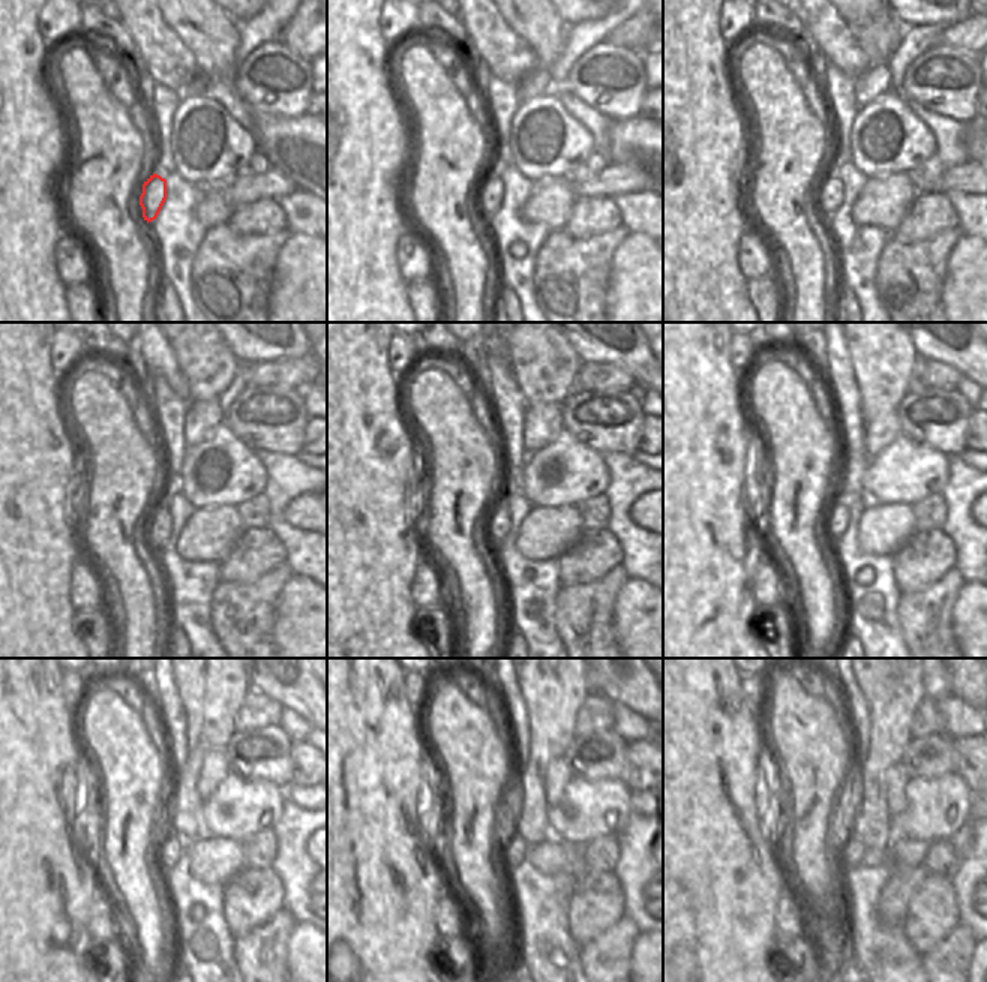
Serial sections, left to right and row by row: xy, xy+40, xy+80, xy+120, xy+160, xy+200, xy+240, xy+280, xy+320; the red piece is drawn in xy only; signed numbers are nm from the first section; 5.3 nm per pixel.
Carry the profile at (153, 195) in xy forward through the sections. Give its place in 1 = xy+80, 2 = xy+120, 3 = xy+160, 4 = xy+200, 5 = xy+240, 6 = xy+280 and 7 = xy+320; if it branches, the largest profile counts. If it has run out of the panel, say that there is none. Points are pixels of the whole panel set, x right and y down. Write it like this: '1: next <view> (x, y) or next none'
1: next xy+80 (831, 191)
2: next xy+120 (159, 525)
3: next xy+160 (500, 519)
4: next xy+200 (839, 516)
5: next xy+240 (168, 850)
6: next xy+280 (515, 850)
7: next xy+320 (851, 852)

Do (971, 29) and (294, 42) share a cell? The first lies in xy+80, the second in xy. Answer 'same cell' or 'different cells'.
different cells

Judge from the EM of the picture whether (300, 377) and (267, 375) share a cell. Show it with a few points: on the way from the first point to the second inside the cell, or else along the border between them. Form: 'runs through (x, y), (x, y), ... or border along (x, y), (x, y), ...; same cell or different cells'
runs through (293, 375), (275, 375); same cell

